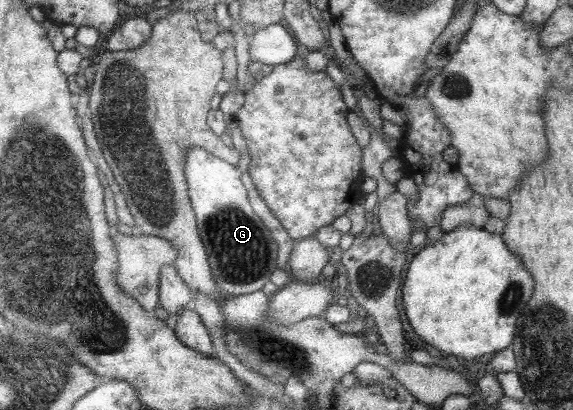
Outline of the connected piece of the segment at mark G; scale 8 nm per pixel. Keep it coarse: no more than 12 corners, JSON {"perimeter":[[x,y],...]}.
{"perimeter":[[191,145],[184,174],[221,294],[261,290],[277,245],[239,171]]}

